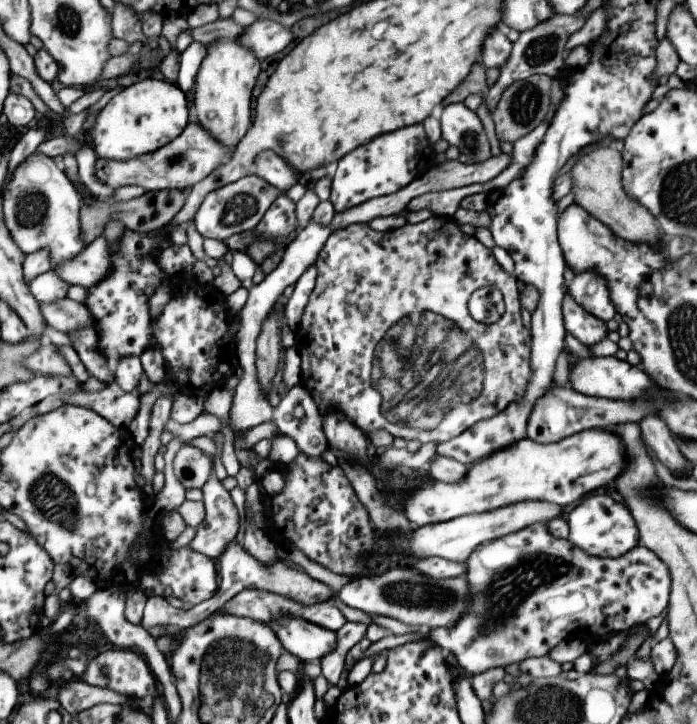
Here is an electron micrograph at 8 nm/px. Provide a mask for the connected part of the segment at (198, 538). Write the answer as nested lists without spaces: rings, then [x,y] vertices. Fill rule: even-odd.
[[[214,472],[209,474],[200,491],[203,495],[204,520],[197,524],[195,536],[186,546],[215,561],[223,554],[225,546],[234,541],[233,537],[239,530],[239,517],[229,493],[215,478]]]

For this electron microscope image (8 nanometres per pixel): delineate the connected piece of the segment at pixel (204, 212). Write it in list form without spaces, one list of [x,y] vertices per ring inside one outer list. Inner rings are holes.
[[[251,174],[241,177],[235,182],[227,183],[221,186],[221,188],[212,190],[209,194],[205,194],[201,204],[199,204],[199,208],[194,212],[192,221],[195,225],[195,230],[204,239],[224,241],[229,236],[256,229],[261,217],[276,198],[287,196],[289,200],[297,202],[305,194],[305,191],[306,188],[302,179],[298,179],[289,190],[281,192],[281,190],[267,184],[265,180],[261,180],[261,178]]]

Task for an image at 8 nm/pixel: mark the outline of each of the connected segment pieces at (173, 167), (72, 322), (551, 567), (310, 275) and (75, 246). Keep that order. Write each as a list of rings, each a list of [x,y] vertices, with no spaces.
[[[197,121],[186,124],[181,134],[164,144],[161,148],[129,160],[109,160],[98,157],[95,164],[95,176],[101,184],[115,190],[119,186],[140,186],[145,191],[159,191],[163,189],[179,189],[193,186],[203,180],[209,172],[231,158],[233,150],[225,148],[224,144],[217,144],[209,132],[205,132]]]
[[[67,297],[51,304],[39,304],[39,312],[45,324],[59,332],[71,332],[93,325],[91,314],[87,312],[85,306]]]
[[[541,522],[475,546],[465,560],[465,577],[469,608],[465,608],[465,614],[457,624],[447,629],[437,627],[425,634],[389,633],[370,643],[360,658],[429,636],[429,641],[442,648],[444,653],[452,654],[457,667],[472,677],[491,668],[505,668],[510,664],[518,667],[522,660],[545,656],[561,640],[578,637],[583,632],[601,638],[611,632],[625,632],[634,625],[643,625],[645,620],[657,616],[667,606],[670,593],[669,568],[648,548],[633,547],[615,558],[589,556],[571,542],[553,538],[547,532],[547,525]]]
[[[315,264],[305,268],[305,272],[302,272],[301,276],[294,282],[292,294],[282,308],[285,324],[291,331],[299,323],[301,312],[309,300],[309,293],[315,286],[316,272]]]
[[[34,151],[11,172],[2,190],[2,219],[23,255],[45,248],[54,267],[63,260],[75,258],[86,246],[79,230],[80,200],[73,184],[57,168],[53,158]]]

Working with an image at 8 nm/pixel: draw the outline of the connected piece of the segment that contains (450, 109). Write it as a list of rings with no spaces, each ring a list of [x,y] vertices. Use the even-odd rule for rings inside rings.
[[[463,103],[444,106],[439,118],[440,138],[467,156],[470,164],[479,164],[491,158],[489,143],[479,118]]]

